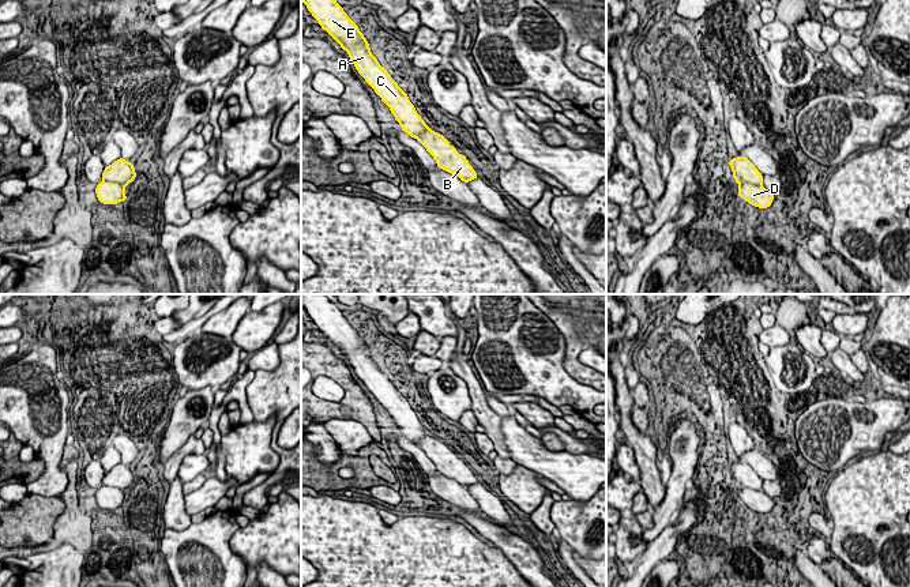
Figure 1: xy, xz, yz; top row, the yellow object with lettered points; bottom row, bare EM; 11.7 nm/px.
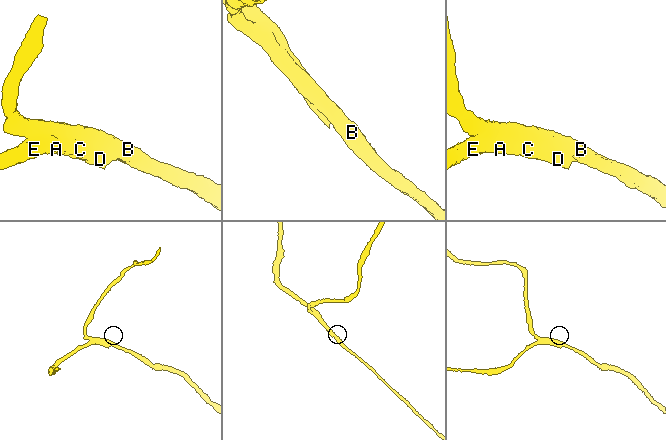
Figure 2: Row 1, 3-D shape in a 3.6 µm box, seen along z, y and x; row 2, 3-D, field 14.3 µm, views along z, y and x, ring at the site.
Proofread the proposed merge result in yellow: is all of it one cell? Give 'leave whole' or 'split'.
split

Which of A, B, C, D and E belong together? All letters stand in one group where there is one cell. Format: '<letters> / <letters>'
A C D E / B

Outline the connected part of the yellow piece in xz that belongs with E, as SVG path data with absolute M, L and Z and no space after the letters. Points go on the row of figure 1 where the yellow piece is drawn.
M301 0L343 50L365 82L390 108L401 129L415 139L424 132L424 124L407 94L398 86L384 67L372 54L369 44L358 26L347 16L336 0Z

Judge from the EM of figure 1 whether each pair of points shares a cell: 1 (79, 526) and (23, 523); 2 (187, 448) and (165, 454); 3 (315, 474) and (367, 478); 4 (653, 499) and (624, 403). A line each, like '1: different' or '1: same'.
1: different
2: different
3: same
4: same

